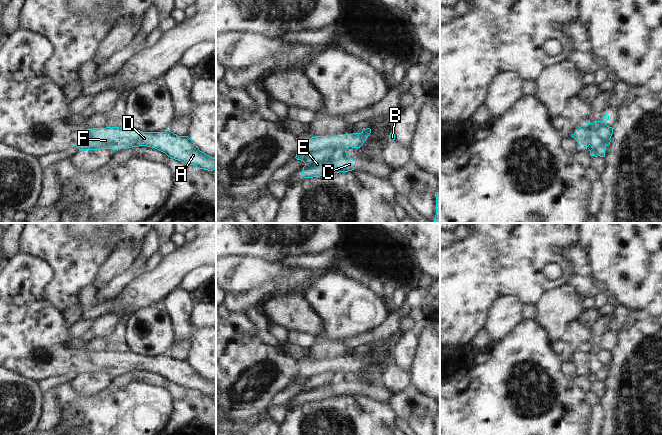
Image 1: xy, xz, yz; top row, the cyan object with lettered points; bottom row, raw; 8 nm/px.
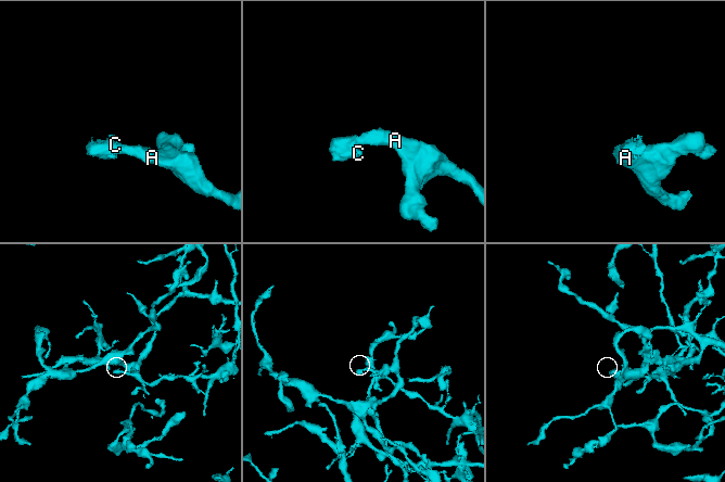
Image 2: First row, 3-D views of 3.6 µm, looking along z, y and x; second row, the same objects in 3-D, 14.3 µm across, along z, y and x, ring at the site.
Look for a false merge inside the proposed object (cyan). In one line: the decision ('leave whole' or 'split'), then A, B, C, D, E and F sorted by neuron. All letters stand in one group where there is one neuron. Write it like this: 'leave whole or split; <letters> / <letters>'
leave whole; A B C D E F

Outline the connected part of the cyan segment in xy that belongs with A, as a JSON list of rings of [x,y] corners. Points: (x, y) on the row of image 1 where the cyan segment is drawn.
[[[134,127],[93,128],[78,133],[75,145],[79,150],[117,150],[120,147],[147,146],[155,148],[168,157],[179,160],[185,165],[194,165],[198,169],[216,170],[216,158],[212,158],[199,148],[188,136],[178,136],[165,132],[142,132]]]

